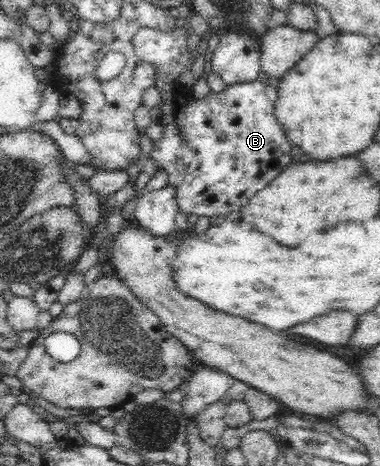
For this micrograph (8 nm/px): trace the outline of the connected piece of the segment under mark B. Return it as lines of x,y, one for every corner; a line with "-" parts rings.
140,27
131,45
135,54
144,62
152,64
156,70
155,87
160,94
159,108
162,117
157,123
163,134
161,138
153,140
150,161
158,165
158,169
168,173
168,186
176,188
175,198
179,211
186,215
198,217
216,217
226,215
232,211
241,211
242,207
264,189
281,171
292,163
290,157
290,142
286,139
281,125
274,118
274,102
277,98
277,88
266,83
263,78
234,84
226,87
222,92
209,92
201,100
193,99
191,88
181,85
180,75
188,63
192,63
193,56
188,48
187,27
176,28
170,34
159,32
150,27

